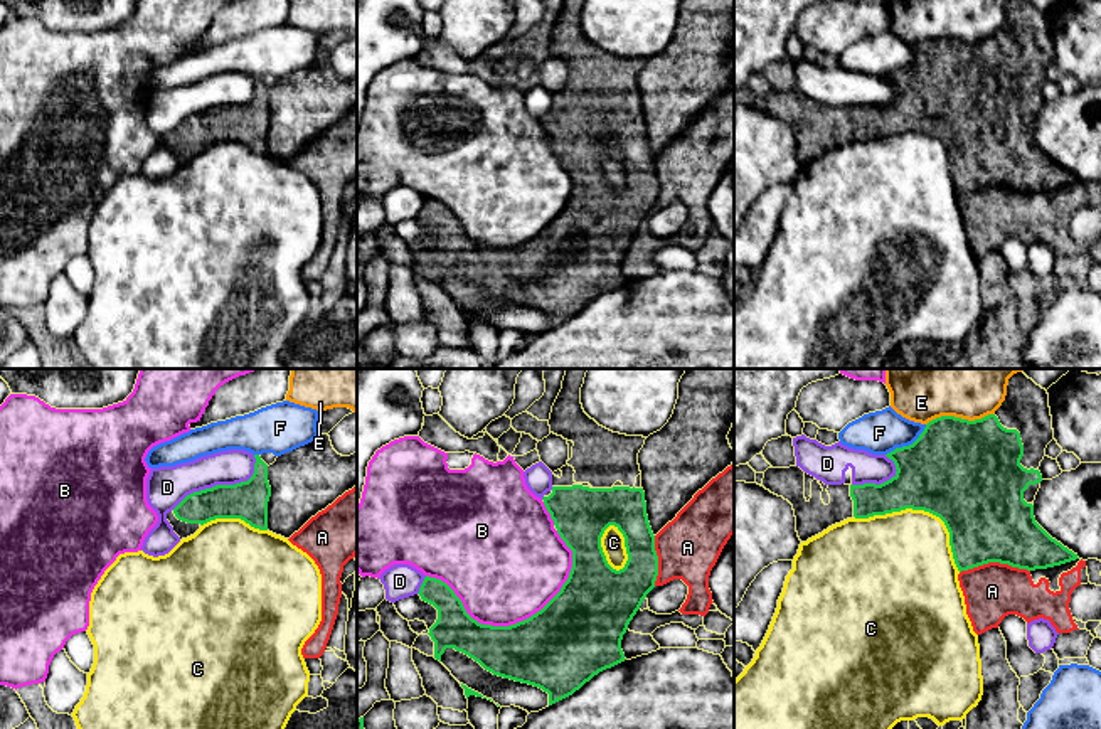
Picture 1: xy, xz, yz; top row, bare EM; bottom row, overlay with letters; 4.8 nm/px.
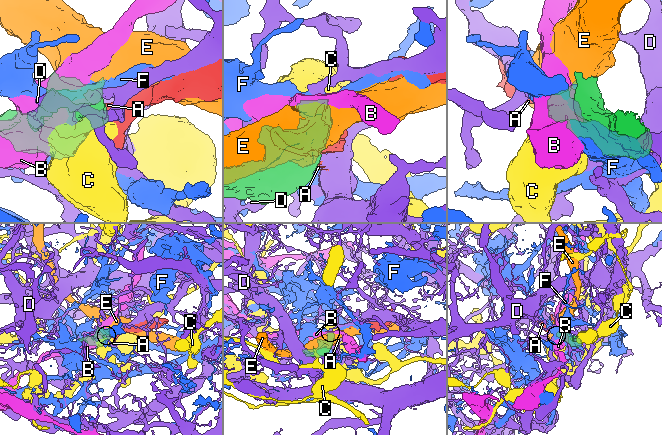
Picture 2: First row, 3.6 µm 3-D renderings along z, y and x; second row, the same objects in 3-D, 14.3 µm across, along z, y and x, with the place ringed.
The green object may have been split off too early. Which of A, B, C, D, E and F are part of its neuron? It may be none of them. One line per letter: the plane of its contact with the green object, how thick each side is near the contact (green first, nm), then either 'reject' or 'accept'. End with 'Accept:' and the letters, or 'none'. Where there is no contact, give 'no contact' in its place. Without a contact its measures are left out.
A: contact in yz; calibres 400 and 280 nm; reject
B: contact in xz; calibres 400 and 480 nm; reject
C: contact in yz; calibres 480 and 460 nm; reject
D: contact in xy; calibres 190 and 190 nm; reject
E: contact in yz; calibres 480 and 460 nm; reject
F: contact in yz; calibres 480 and 200 nm; reject
Accept: none

